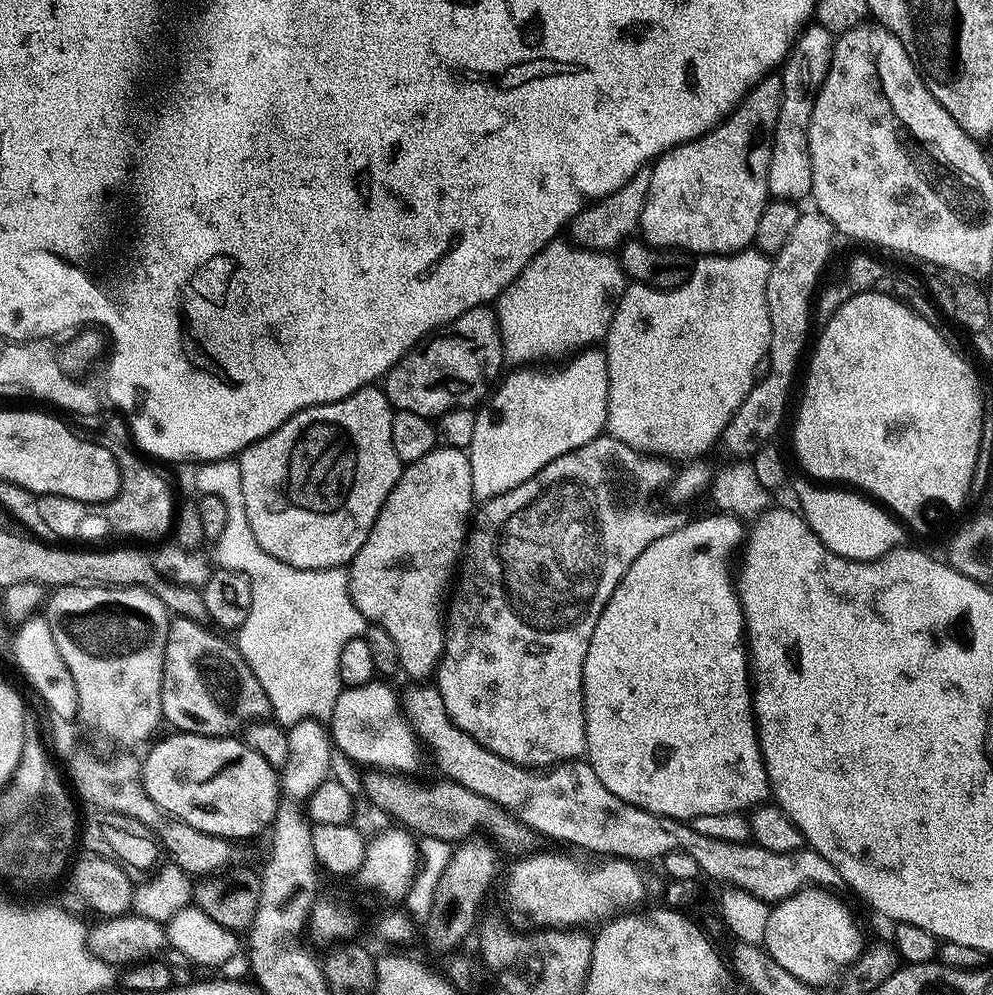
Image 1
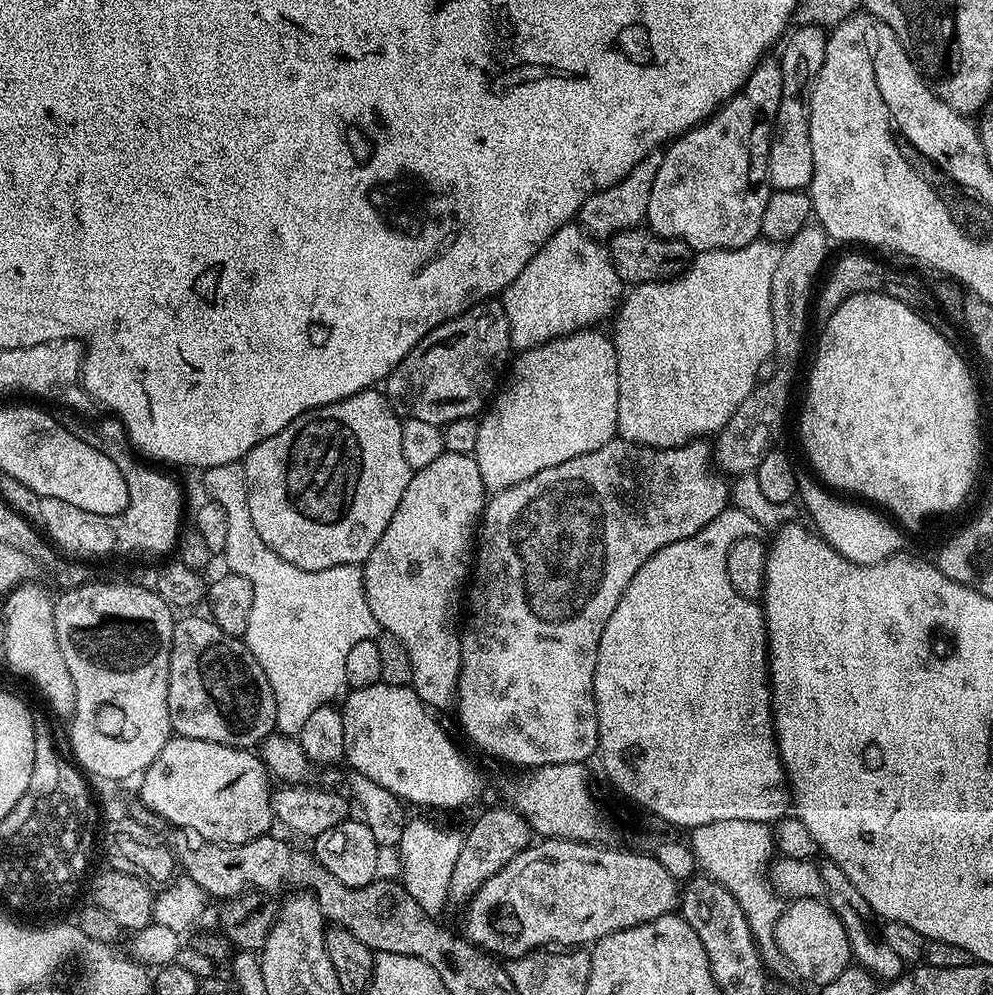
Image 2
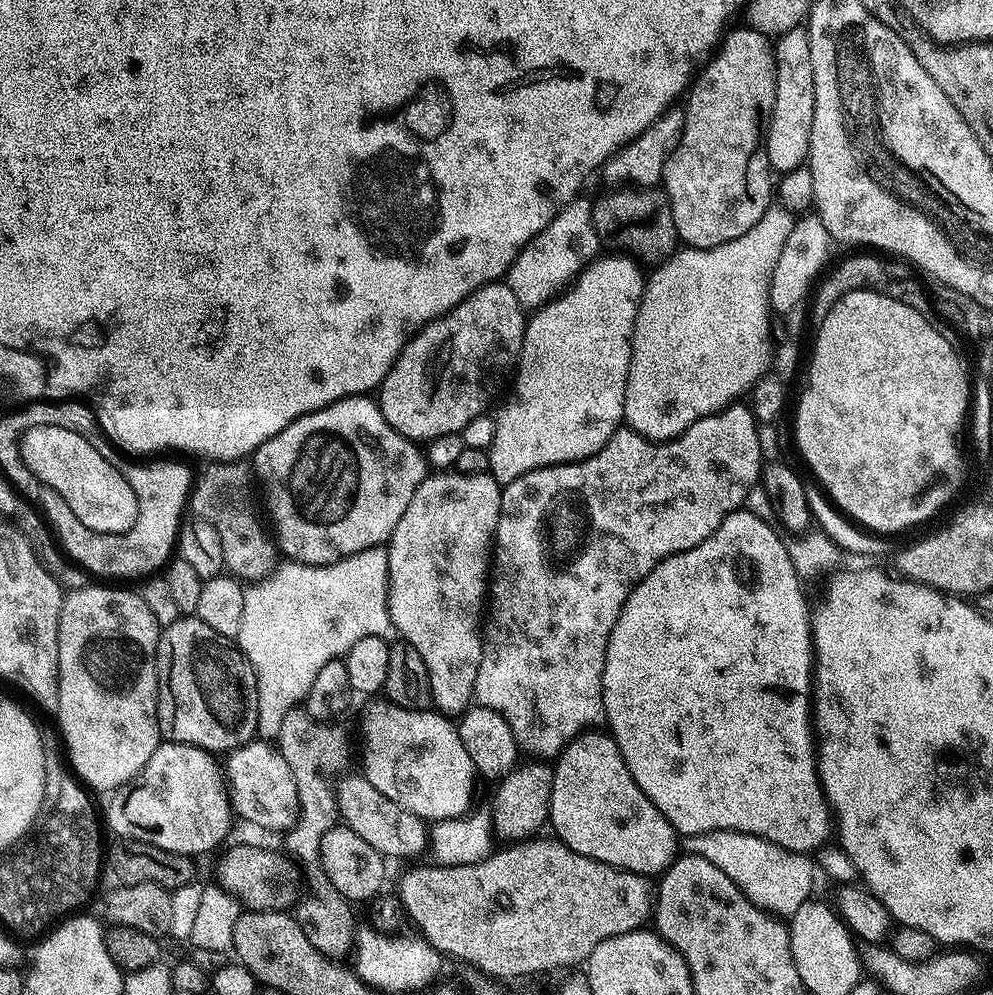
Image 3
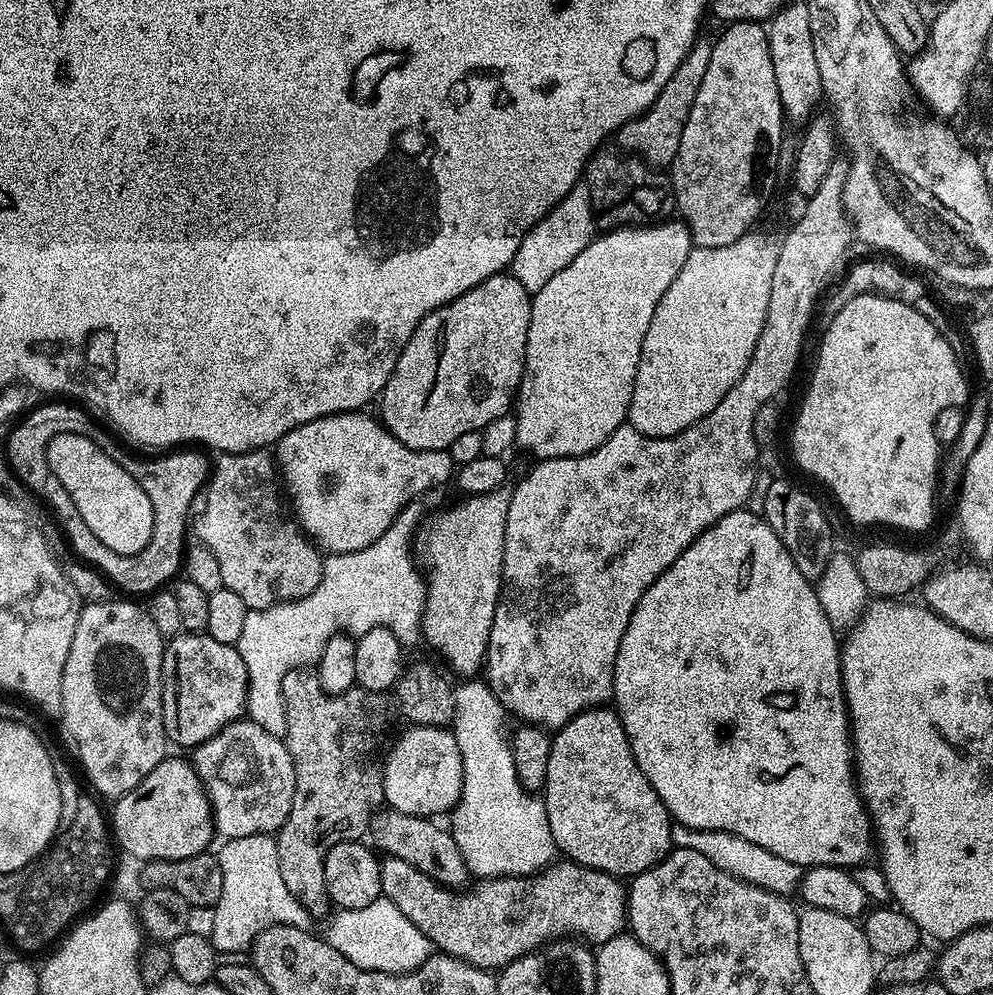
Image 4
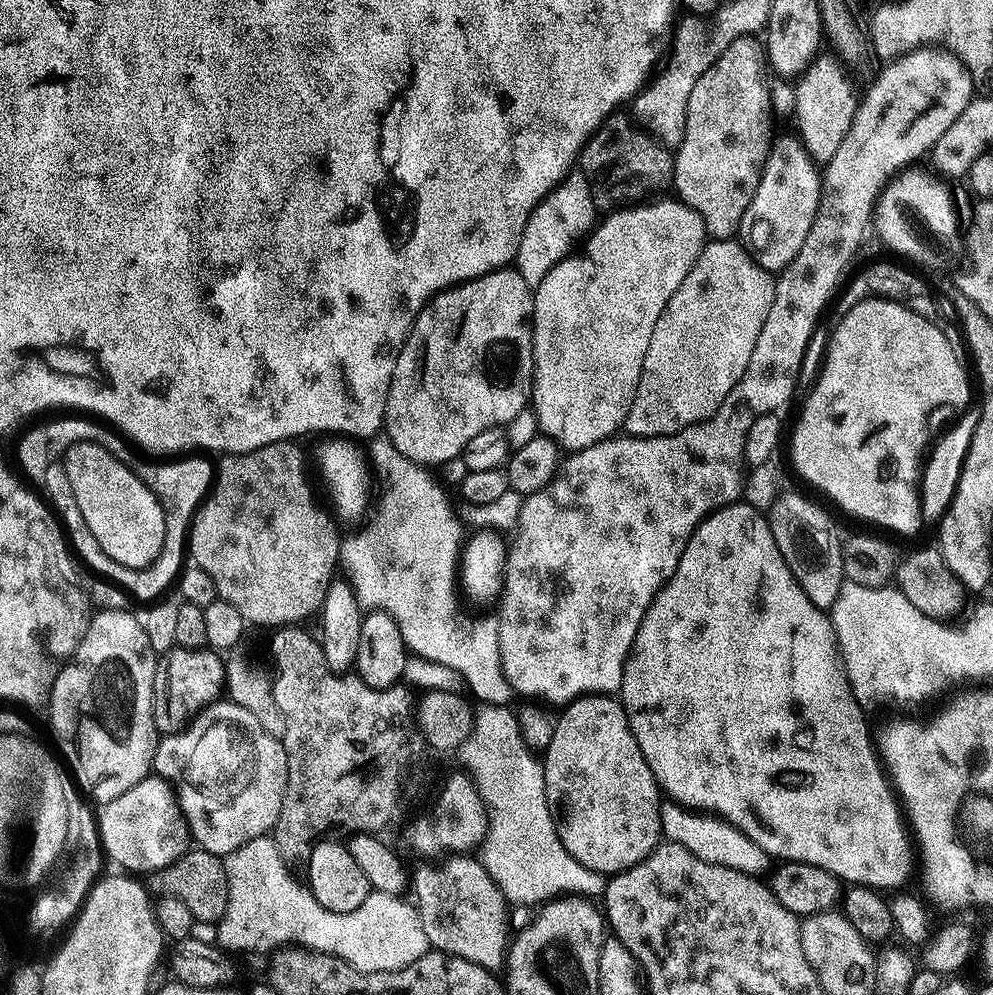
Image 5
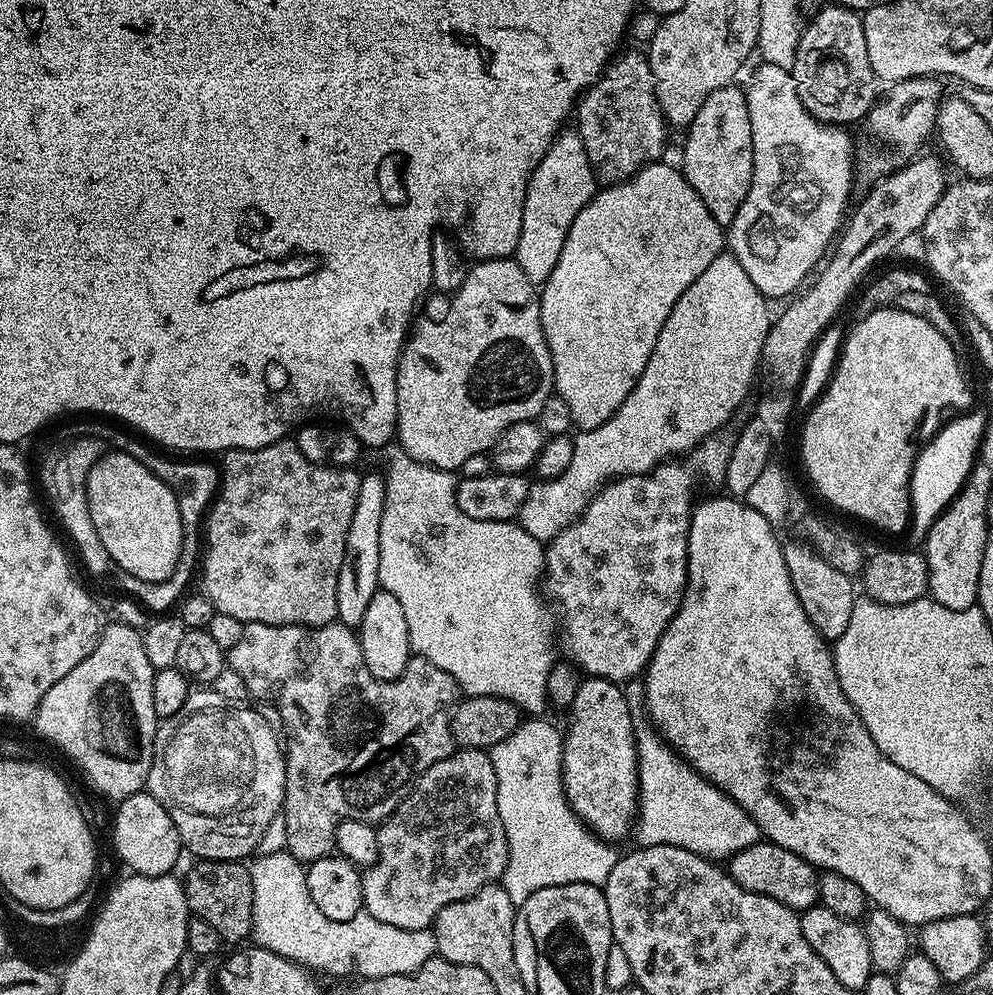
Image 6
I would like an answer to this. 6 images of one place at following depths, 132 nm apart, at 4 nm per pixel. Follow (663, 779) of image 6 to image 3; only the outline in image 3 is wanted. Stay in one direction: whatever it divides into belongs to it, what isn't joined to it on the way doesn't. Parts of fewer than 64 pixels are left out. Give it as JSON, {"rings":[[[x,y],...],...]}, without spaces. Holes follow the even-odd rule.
{"rings":[[[713,830],[697,836],[686,836],[682,840],[685,853],[706,858],[714,862],[750,902],[777,918],[790,918],[813,895],[812,883],[818,877],[811,855],[791,852],[761,836],[745,832],[721,832]]]}

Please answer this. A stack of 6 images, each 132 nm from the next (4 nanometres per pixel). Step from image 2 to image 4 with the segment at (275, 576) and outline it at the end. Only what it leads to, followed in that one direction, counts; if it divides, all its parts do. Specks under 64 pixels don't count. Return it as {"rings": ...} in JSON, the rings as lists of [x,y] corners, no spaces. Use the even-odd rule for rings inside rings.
{"rings":[[[413,502],[405,506],[378,542],[370,542],[362,550],[329,555],[318,586],[303,600],[287,600],[285,604],[249,610],[242,626],[242,638],[235,644],[242,654],[242,662],[246,662],[247,719],[283,738],[286,710],[282,678],[295,668],[315,665],[324,643],[334,635],[345,632],[359,638],[375,628],[389,628],[401,645],[409,646],[421,639],[426,580],[414,559],[414,537],[422,524],[418,505]]]}

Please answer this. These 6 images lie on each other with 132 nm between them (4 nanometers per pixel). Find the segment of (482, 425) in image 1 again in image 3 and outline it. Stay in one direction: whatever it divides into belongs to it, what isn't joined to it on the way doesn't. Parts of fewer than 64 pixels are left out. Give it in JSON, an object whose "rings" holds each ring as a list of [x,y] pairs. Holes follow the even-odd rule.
{"rings":[[[607,254],[601,255],[599,258],[592,261],[587,268],[576,278],[575,282],[563,294],[556,297],[555,300],[549,300],[543,308],[533,311],[530,319],[524,326],[524,341],[522,342],[522,350],[520,351],[520,359],[514,369],[514,380],[516,376],[516,397],[501,410],[496,416],[496,425],[492,428],[492,445],[487,445],[486,451],[488,454],[488,472],[494,477],[500,485],[506,485],[514,482],[518,478],[522,478],[522,474],[526,474],[530,470],[538,470],[539,468],[549,468],[551,464],[573,464],[575,460],[584,460],[588,456],[598,454],[598,450],[602,450],[602,446],[606,446],[606,442],[610,442],[610,438],[616,432],[617,428],[621,427],[624,418],[624,395],[626,394],[626,382],[628,381],[628,371],[630,370],[630,358],[632,357],[632,331],[634,330],[634,322],[636,315],[640,309],[640,299],[644,293],[646,283],[645,273],[640,273],[641,265],[635,259],[629,258],[624,254]]]}

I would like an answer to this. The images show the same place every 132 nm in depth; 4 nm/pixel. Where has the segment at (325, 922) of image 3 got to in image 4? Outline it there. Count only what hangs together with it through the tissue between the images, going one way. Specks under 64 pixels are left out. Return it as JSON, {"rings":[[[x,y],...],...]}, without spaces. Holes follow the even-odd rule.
{"rings":[[[295,668],[290,670],[290,674],[286,674],[286,678],[282,678],[282,698],[284,699],[284,709],[286,710],[286,734],[283,741],[288,745],[288,753],[294,762],[294,778],[296,785],[294,786],[294,802],[290,814],[286,818],[286,822],[275,833],[276,845],[278,846],[278,870],[282,870],[282,882],[286,882],[286,890],[290,890],[290,894],[294,894],[296,901],[303,906],[314,918],[320,916],[327,917],[329,915],[330,901],[328,891],[326,890],[326,874],[324,873],[324,859],[328,850],[336,844],[341,844],[343,840],[360,840],[361,837],[371,829],[373,815],[381,811],[384,799],[384,761],[382,759],[382,750],[380,747],[384,744],[384,735],[388,732],[388,700],[389,697],[383,692],[375,692],[374,690],[366,690],[359,686],[353,686],[350,690],[346,690],[337,696],[329,696],[326,690],[322,690],[322,682],[319,675],[315,671],[308,668]]]}

